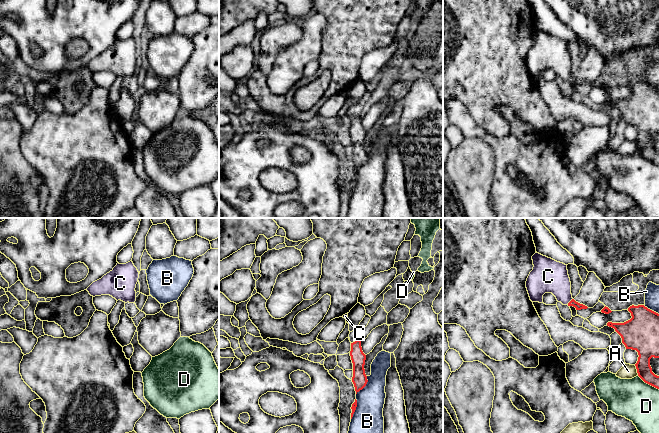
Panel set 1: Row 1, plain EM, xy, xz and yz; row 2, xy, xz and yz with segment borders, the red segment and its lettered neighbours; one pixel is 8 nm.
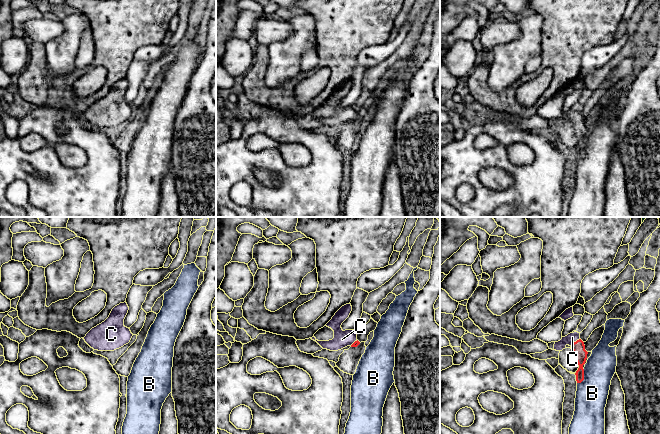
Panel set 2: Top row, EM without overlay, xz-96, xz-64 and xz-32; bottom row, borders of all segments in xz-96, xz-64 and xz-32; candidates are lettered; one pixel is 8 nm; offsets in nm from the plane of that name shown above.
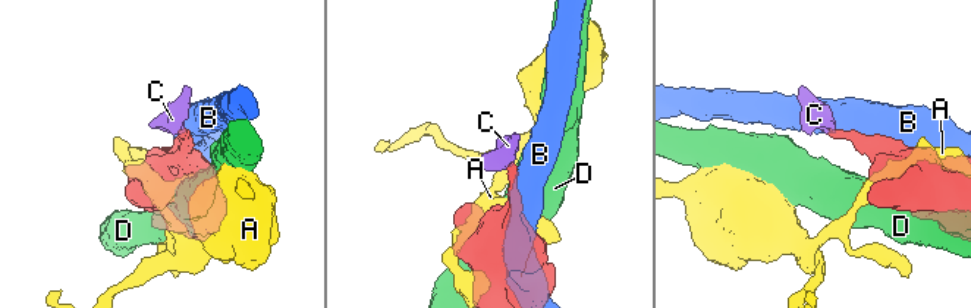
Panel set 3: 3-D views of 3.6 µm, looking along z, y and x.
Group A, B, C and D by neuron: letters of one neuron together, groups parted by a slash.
A / B / C / D

